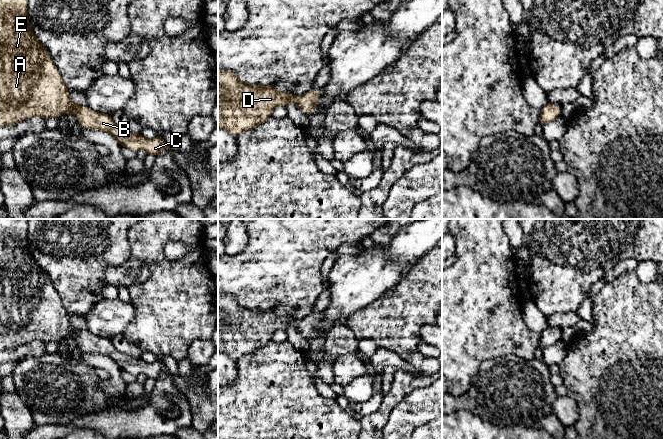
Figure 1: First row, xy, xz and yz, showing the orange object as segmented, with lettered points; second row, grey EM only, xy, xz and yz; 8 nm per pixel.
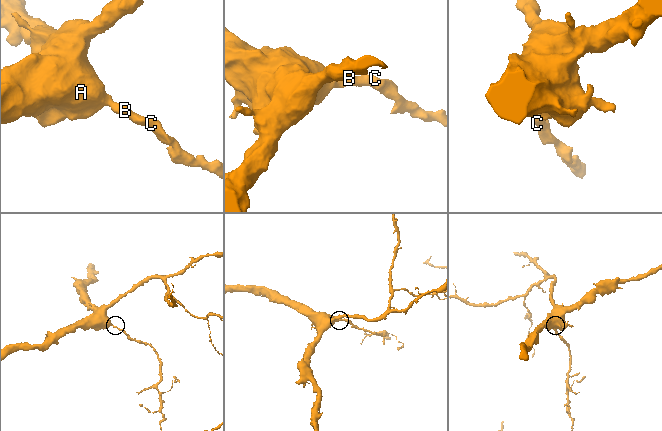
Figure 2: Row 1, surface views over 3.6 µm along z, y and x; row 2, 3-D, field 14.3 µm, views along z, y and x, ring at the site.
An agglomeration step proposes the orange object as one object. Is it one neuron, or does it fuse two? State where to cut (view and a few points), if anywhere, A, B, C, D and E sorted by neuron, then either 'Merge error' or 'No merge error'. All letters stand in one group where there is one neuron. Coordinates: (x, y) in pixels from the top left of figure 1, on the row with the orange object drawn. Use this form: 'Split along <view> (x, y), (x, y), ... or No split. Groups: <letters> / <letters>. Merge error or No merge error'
No split. Groups: A B C D E. No merge error

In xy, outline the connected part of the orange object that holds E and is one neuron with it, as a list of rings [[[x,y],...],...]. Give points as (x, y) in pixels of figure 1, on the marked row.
[[[0,0],[0,127],[3,127],[3,126],[11,126],[11,125],[17,124],[17,123],[19,123],[19,122],[21,122],[21,121],[24,121],[24,120],[26,120],[26,119],[28,119],[28,118],[32,118],[32,117],[34,117],[34,116],[41,116],[44,120],[47,120],[47,119],[49,119],[49,118],[55,118],[55,117],[57,117],[57,116],[63,115],[63,114],[72,113],[72,114],[74,114],[74,115],[77,117],[78,123],[79,123],[79,125],[80,125],[82,128],[85,128],[85,129],[96,129],[96,130],[104,130],[104,131],[107,131],[107,132],[109,132],[109,133],[110,133],[110,134],[120,143],[121,146],[127,147],[127,148],[129,148],[129,149],[135,151],[136,153],[137,153],[138,151],[140,151],[140,150],[144,150],[147,154],[151,154],[151,155],[153,155],[153,156],[156,157],[158,154],[160,154],[160,153],[162,153],[164,150],[168,149],[168,150],[174,155],[175,152],[174,152],[174,151],[171,151],[171,150],[168,148],[168,146],[166,145],[165,141],[164,141],[159,135],[157,135],[157,136],[156,136],[155,138],[153,138],[153,139],[146,139],[146,138],[143,137],[141,134],[132,134],[132,133],[130,133],[130,132],[128,132],[128,131],[126,131],[126,130],[123,130],[123,129],[119,128],[119,127],[115,124],[115,122],[113,121],[111,115],[109,115],[109,114],[103,114],[103,113],[98,113],[98,112],[96,112],[96,111],[94,111],[94,110],[92,110],[92,109],[90,109],[90,108],[88,108],[88,107],[86,107],[86,106],[85,106],[85,107],[80,107],[80,106],[78,106],[77,104],[75,104],[75,103],[70,99],[70,97],[69,97],[69,90],[68,90],[68,88],[64,85],[59,70],[58,70],[57,67],[54,65],[54,63],[53,63],[53,61],[52,61],[52,59],[51,59],[51,57],[50,57],[50,55],[49,55],[47,49],[45,48],[45,46],[36,38],[36,36],[34,35],[34,33],[33,33],[33,31],[32,31],[32,28],[31,28],[31,26],[30,26],[30,24],[29,24],[28,14],[27,14],[27,1],[28,1],[28,0]]]

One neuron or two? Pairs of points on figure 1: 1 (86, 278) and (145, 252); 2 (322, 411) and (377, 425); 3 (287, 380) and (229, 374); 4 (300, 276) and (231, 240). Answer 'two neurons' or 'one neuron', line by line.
1: two neurons
2: two neurons
3: two neurons
4: two neurons

